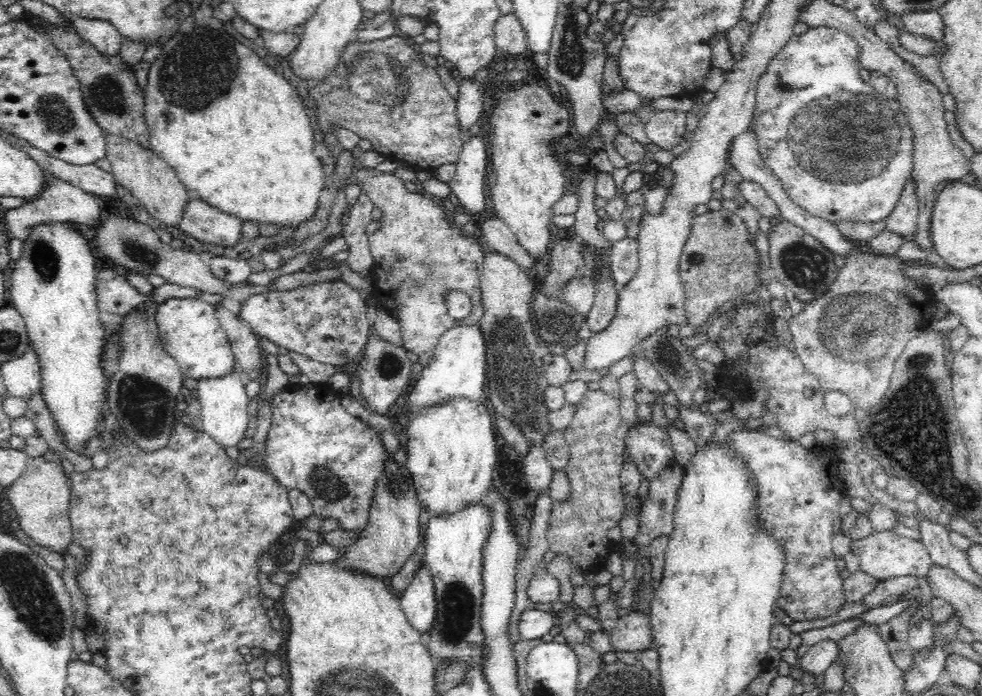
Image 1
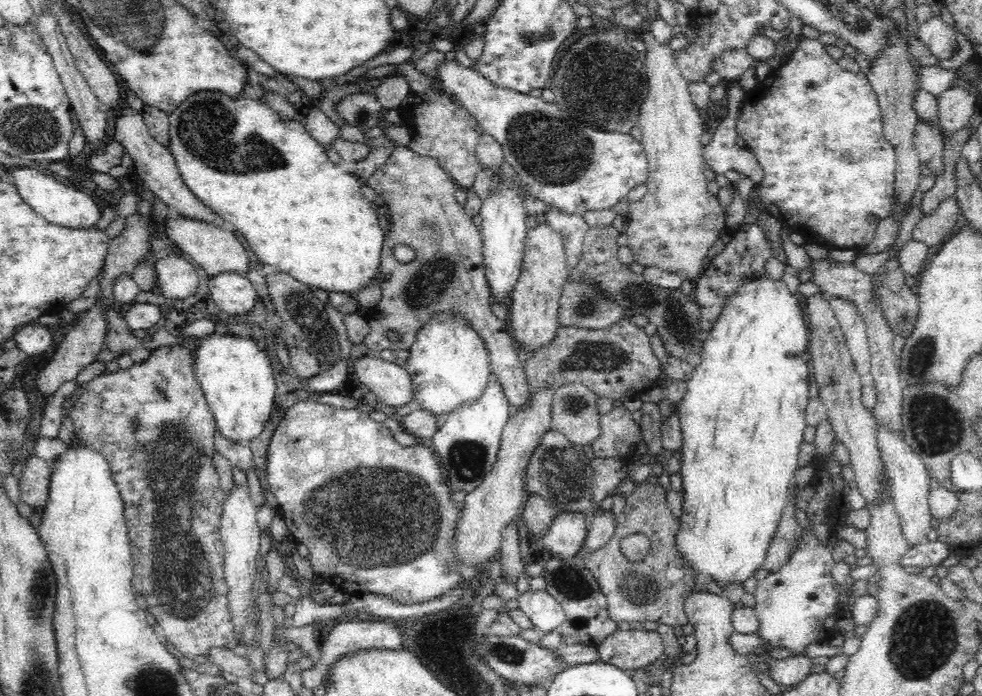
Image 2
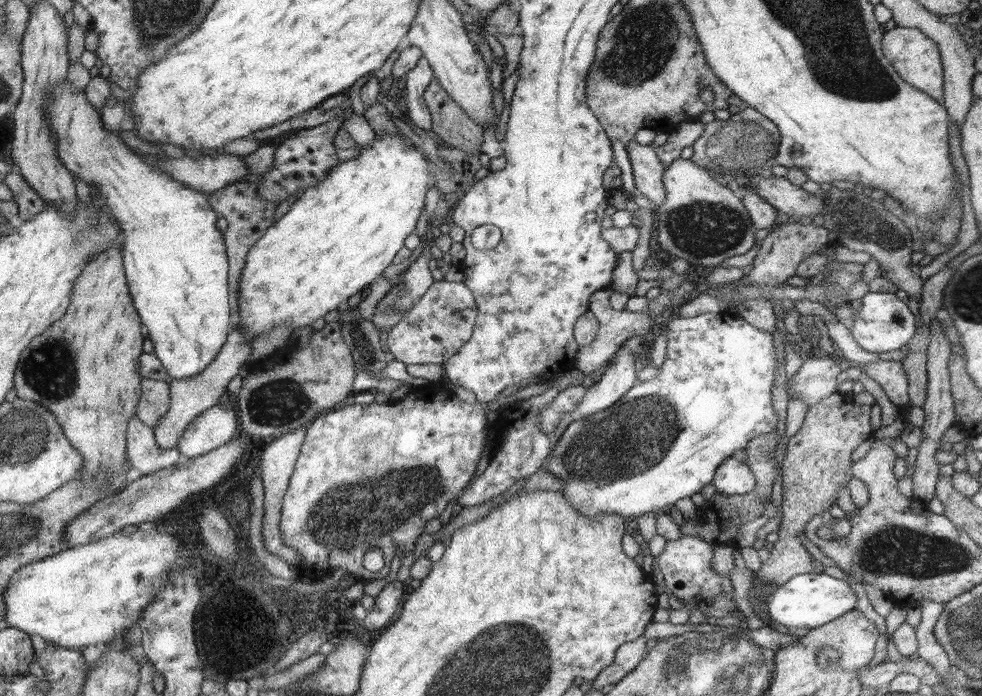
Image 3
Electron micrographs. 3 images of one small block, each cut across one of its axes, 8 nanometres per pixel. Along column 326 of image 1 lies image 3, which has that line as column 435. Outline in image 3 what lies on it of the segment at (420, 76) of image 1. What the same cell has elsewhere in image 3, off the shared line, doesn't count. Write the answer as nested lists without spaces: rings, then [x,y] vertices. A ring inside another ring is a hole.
[[[436,77],[426,87],[423,98],[431,114],[433,131],[446,144],[464,152],[482,152],[483,126],[456,104]]]

